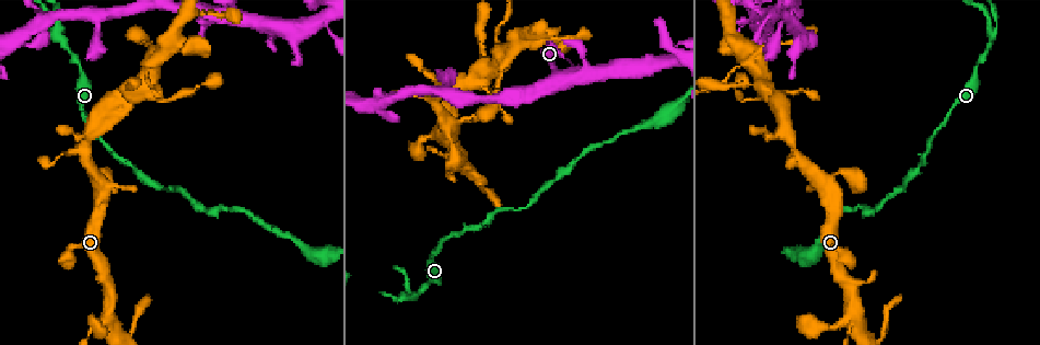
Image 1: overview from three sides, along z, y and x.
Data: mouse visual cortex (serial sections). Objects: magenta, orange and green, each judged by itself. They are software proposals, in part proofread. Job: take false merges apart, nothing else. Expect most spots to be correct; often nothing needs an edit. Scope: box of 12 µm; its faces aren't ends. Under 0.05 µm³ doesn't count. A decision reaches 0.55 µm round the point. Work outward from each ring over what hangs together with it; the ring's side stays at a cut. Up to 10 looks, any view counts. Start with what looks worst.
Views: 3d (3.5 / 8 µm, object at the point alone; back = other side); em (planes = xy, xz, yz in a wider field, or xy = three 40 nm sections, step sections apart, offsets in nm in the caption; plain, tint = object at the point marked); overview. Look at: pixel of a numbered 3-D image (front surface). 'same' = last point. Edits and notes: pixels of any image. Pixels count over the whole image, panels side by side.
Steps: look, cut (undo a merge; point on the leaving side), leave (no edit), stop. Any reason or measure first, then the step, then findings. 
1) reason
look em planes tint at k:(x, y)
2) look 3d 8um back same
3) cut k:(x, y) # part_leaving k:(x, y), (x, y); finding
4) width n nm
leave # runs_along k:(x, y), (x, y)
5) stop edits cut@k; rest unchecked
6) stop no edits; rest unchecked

two arms in line, one across
look 3d 3.5um at 1:(990, 32)

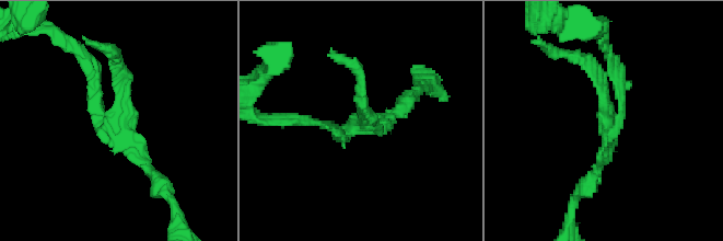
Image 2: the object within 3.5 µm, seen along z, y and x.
arms 3; arm_widths 150, 150, 150 nm; now the EM
look em xy step 2 plain at 2:(118, 126)

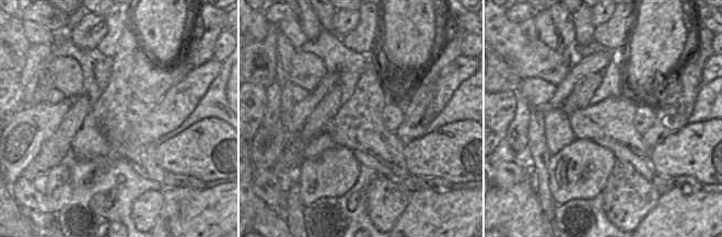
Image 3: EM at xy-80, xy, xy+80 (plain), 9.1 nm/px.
look em xy step 2 tint same

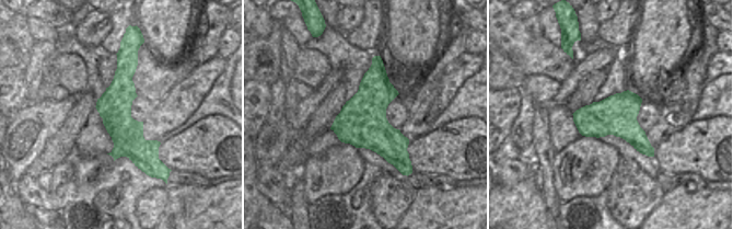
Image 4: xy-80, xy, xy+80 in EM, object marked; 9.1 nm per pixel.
leave # runs_along 4:(125, 58), (123, 128), (143, 167); continuous, no second cell

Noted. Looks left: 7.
four arms meet
look 3d 3.5um at 1:(762, 65)

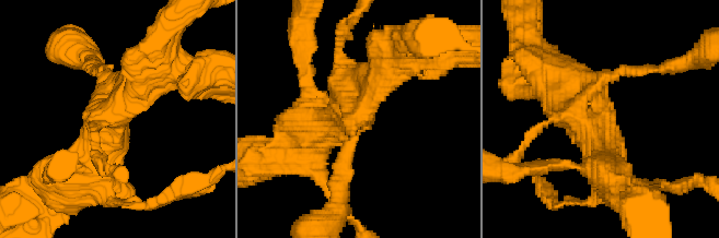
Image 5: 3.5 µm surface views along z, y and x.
arms 4; arm_widths 150, 250, 400, 600 nm; need the tissue
look em xy step 2 tint at 5:(595, 119)

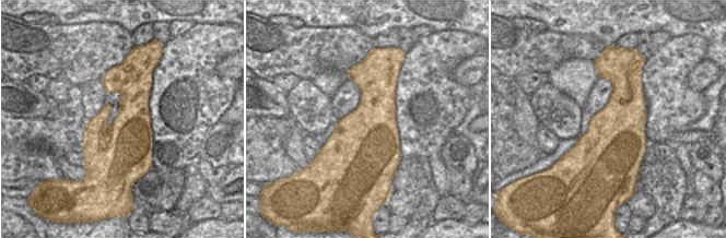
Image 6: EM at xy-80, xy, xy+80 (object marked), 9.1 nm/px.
leave # runs_along 5:(71, 188), (141, 80); all the same cell

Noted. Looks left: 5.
look 3d 3.5um at 1:(763, 21)

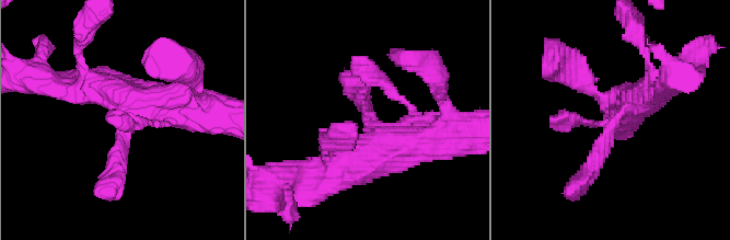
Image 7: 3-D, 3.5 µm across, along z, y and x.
need the tissue
look em xy step 1 tint at 7:(617, 122)

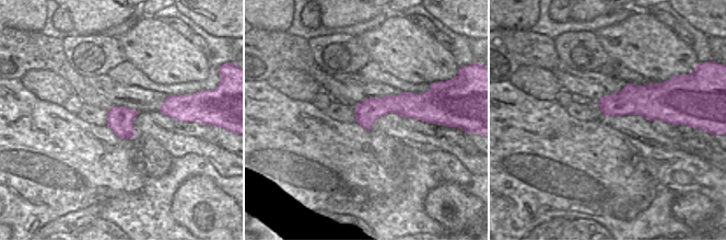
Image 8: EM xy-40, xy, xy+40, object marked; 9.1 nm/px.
leave # runs_along 7:(579, 181), (615, 121), (657, 87); all the same cell

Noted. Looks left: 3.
calibre changes
look 3d 3.5um at 1:(71, 154)

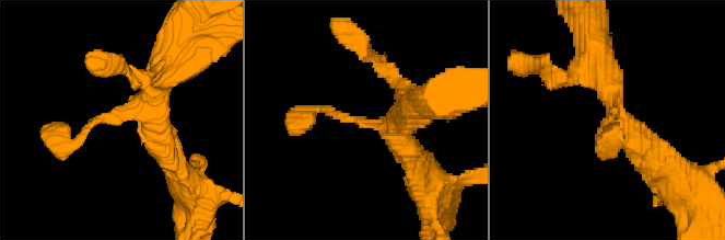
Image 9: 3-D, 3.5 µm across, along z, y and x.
now the EM
look em xy step 1 plain at 9:(114, 119)

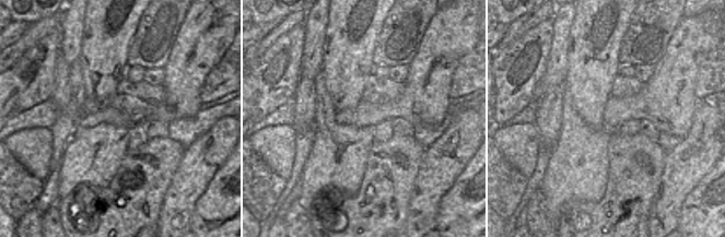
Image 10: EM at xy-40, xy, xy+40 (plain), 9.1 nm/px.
look em xy step 1 tint same

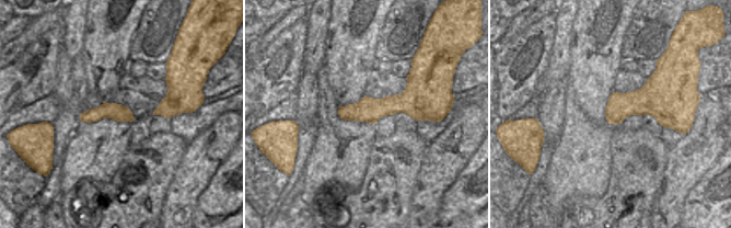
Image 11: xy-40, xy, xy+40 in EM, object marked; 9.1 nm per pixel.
leave # runs_along 11:(424, 105), (386, 105), (340, 113); one cell here

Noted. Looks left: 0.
stop no edits; rest unchecked

